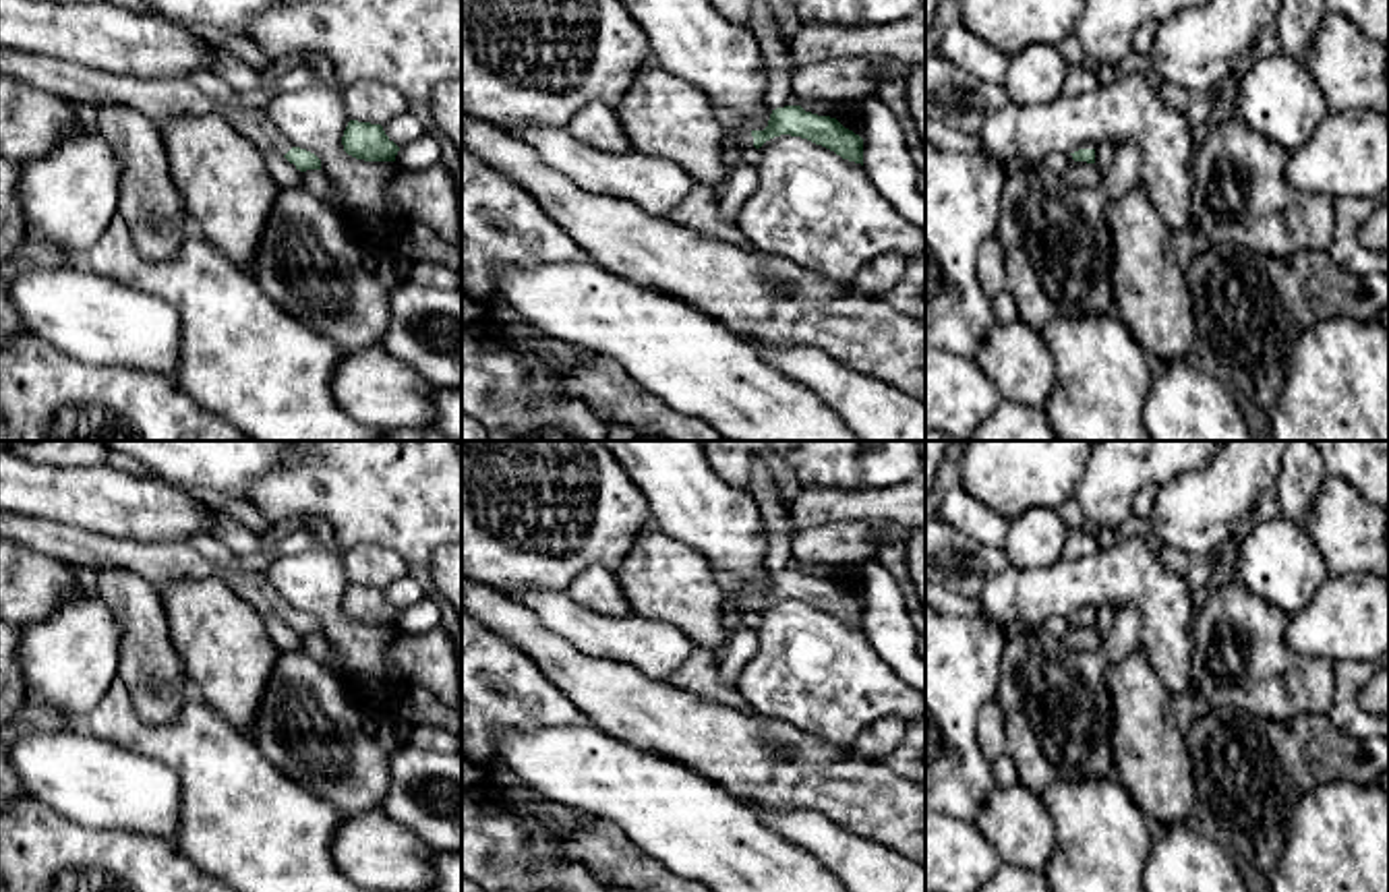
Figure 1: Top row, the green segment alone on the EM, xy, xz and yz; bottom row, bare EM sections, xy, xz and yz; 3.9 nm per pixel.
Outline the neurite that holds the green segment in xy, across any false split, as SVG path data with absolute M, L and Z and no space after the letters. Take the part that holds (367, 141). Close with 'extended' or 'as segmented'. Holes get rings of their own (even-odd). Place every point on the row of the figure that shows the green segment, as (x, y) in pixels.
M358 120L348 122L342 145L348 155L364 161L395 161L400 151L381 124Z; as segmented

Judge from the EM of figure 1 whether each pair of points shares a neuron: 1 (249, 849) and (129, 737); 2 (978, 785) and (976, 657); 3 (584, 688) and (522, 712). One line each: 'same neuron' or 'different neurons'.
1: same neuron
2: same neuron
3: different neurons

